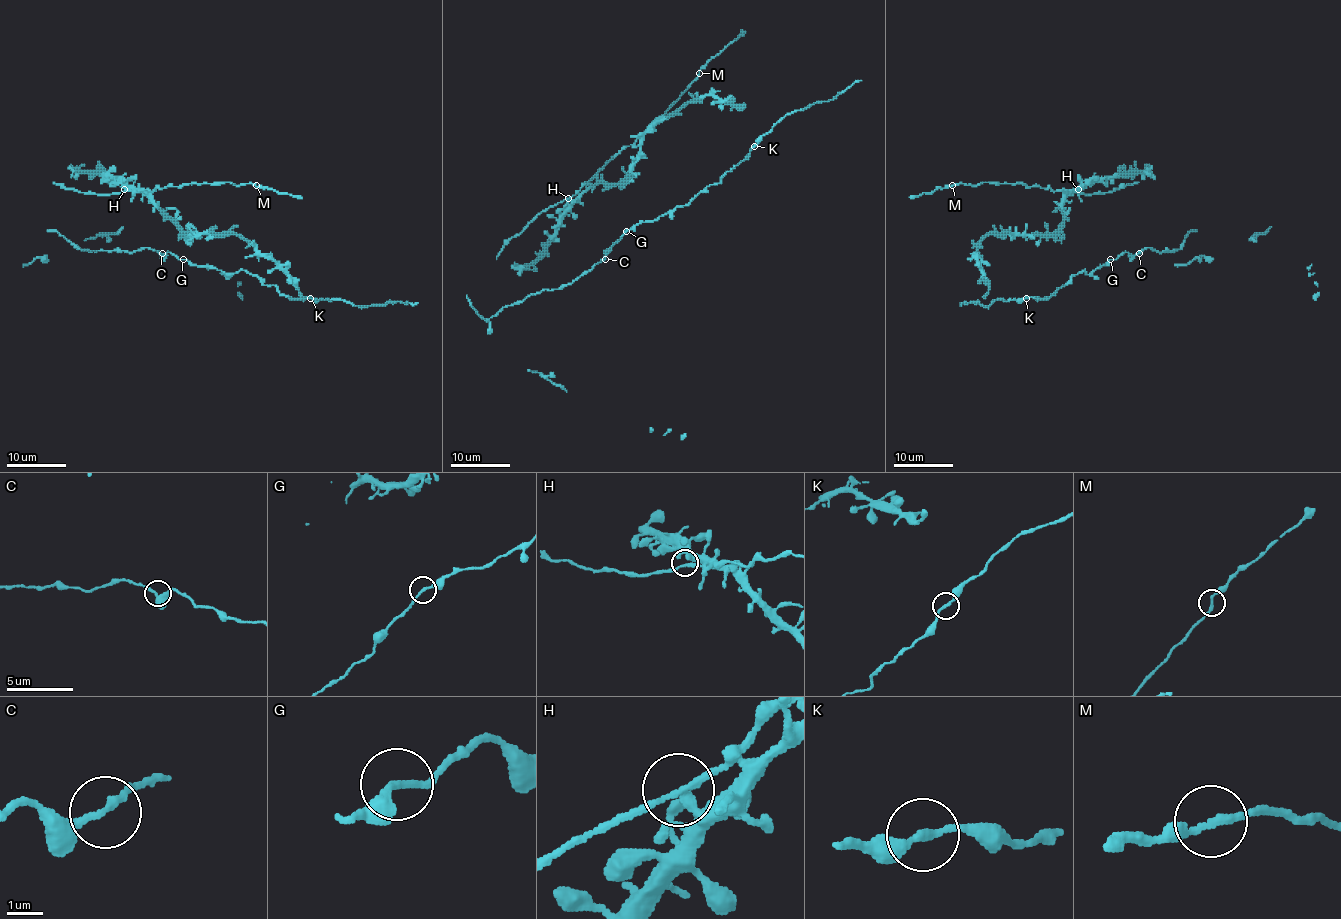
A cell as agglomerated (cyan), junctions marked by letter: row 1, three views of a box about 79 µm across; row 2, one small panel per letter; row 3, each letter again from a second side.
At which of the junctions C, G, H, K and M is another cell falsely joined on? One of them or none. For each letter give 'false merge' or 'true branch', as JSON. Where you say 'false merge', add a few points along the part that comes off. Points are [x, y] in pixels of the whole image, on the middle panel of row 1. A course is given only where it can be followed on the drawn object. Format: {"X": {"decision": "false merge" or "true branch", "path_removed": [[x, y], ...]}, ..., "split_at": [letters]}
{"C": {"decision": "true branch"}, "G": {"decision": "true branch"}, "H": {"decision": "true branch"}, "K": {"decision": "true branch"}, "M": {"decision": "true branch"}, "split_at": []}

